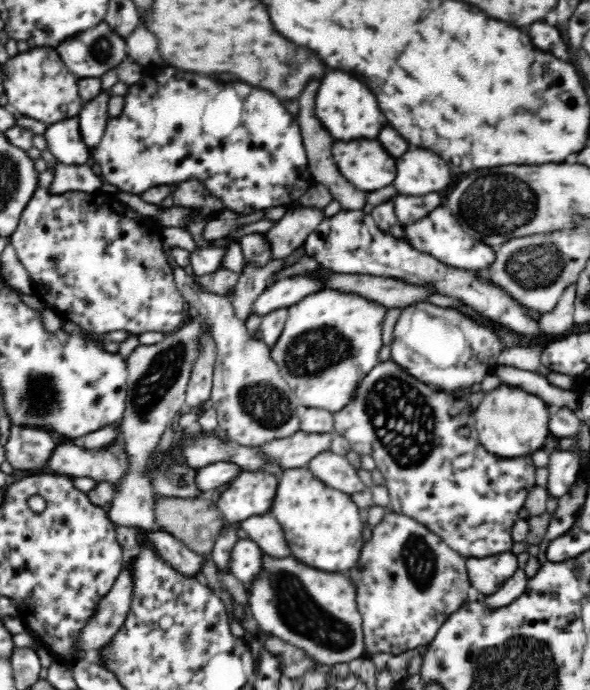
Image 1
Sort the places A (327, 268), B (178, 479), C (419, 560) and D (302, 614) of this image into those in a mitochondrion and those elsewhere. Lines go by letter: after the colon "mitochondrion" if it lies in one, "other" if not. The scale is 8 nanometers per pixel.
A: other
B: mitochondrion
C: mitochondrion
D: mitochondrion

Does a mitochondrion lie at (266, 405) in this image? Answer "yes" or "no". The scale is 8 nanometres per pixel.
yes

